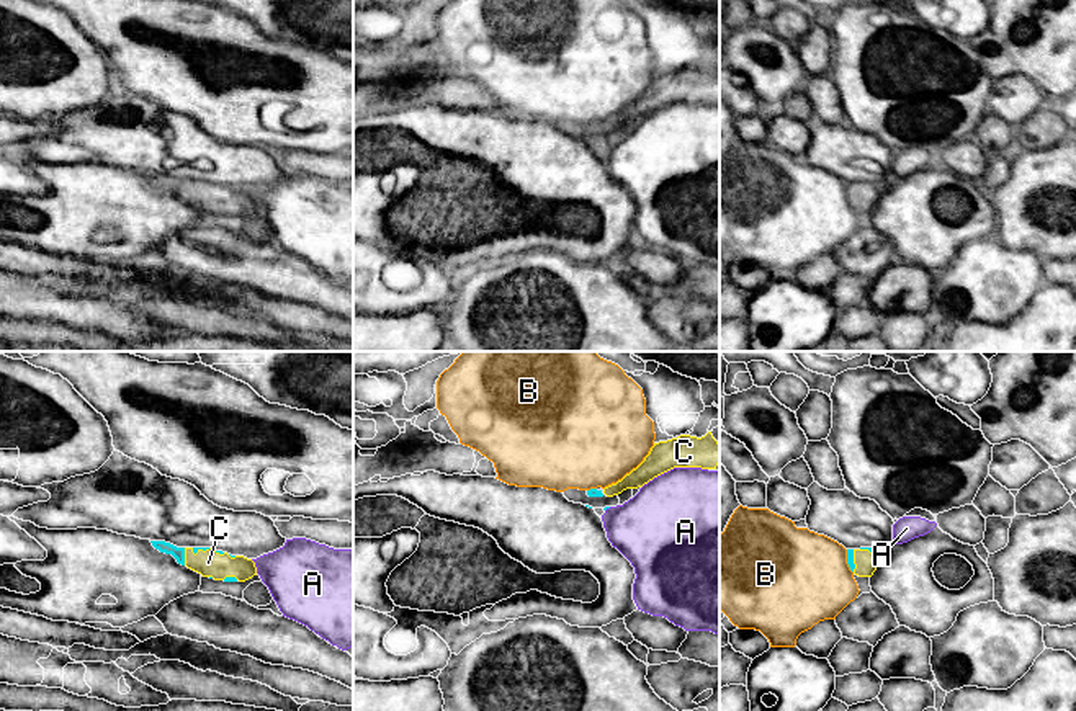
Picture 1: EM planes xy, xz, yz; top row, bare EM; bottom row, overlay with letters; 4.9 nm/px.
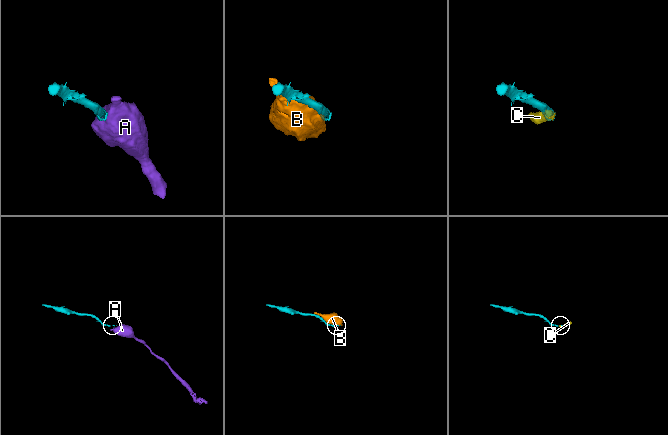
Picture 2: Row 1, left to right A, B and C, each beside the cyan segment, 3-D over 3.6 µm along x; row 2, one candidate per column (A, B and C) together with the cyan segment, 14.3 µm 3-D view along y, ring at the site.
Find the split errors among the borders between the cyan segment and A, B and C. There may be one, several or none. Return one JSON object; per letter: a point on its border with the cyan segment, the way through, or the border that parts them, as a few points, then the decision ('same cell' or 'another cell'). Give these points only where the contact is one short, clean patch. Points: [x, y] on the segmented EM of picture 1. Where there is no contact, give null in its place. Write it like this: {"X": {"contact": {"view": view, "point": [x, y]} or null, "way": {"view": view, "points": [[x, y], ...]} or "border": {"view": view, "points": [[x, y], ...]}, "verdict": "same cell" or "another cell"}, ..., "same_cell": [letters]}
{"A": {"contact": {"view": "xz", "point": [607, 507]}, "border": {"view": "xz", "points": [[610, 507], [605, 510]]}, "verdict": "another cell"}, "B": {"contact": {"view": "yz", "point": [847, 561]}, "verdict": "another cell"}, "C": {"contact": {"view": "xy", "point": [183, 556]}, "verdict": "same cell"}, "same_cell": ["C"]}

